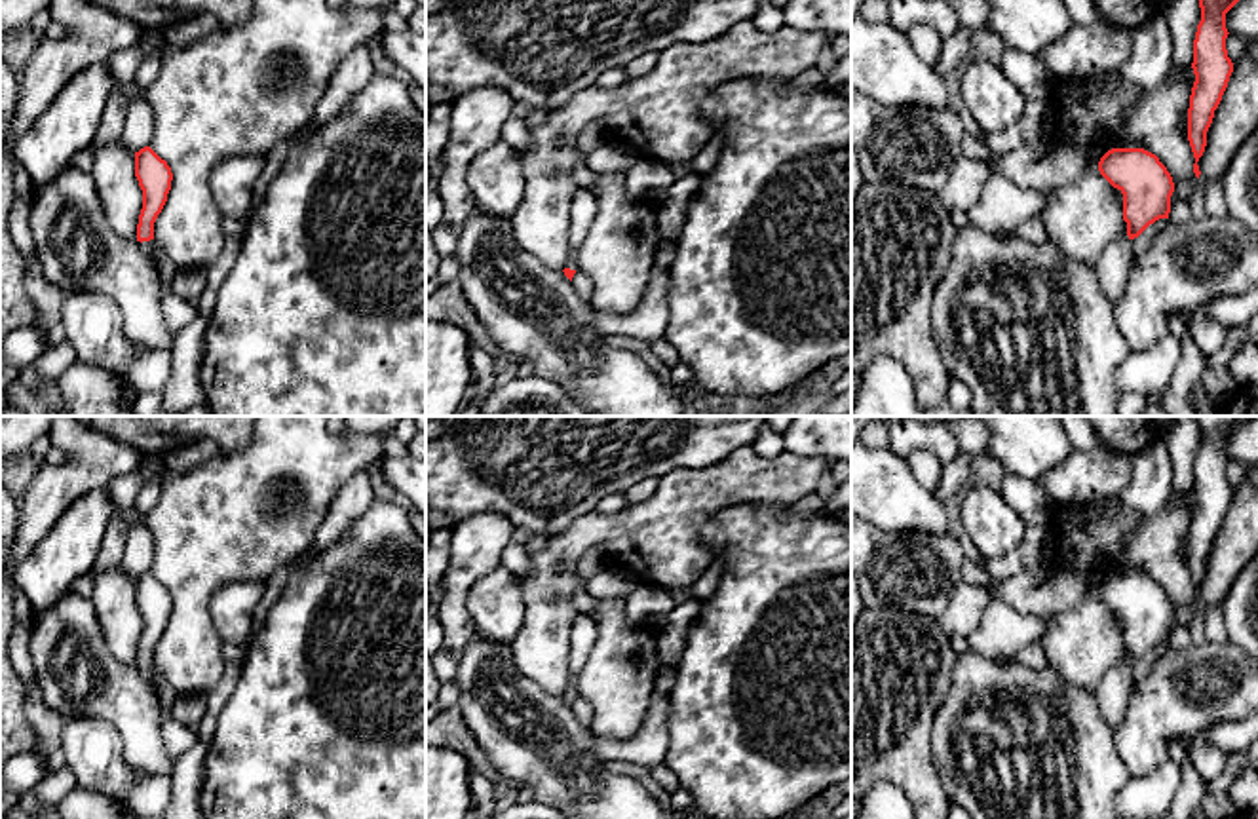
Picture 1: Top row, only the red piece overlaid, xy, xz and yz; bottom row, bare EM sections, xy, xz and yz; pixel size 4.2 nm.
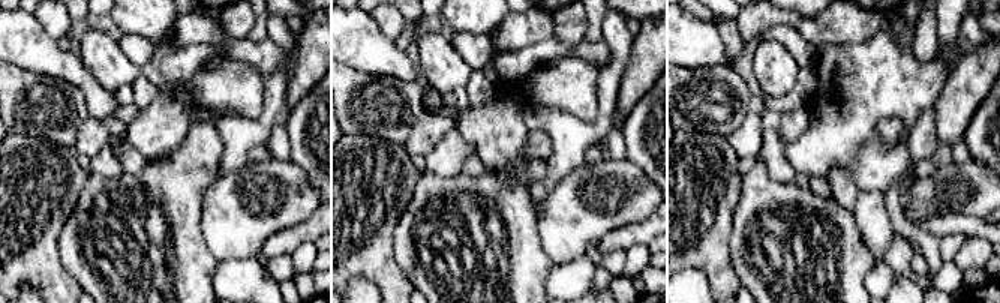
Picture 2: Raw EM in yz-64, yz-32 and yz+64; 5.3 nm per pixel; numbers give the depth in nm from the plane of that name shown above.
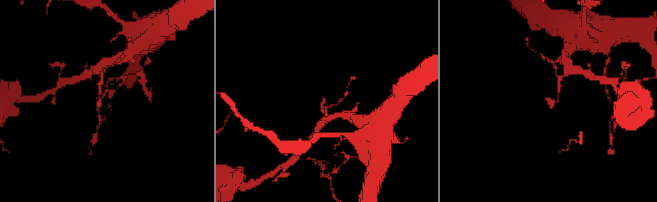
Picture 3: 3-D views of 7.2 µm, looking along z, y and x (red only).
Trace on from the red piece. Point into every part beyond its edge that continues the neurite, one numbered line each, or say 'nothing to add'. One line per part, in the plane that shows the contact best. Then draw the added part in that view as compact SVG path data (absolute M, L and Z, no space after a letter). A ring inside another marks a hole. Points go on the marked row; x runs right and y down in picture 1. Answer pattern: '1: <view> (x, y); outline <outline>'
1: xy (177, 312); outline M152 239L150 241L143 241L141 243L150 264L154 266L156 274L158 274L158 287L160 287L160 300L162 300L162 312L163 312L163 321L167 325L167 329L177 334L179 331L182 331L186 325L192 323L192 319L198 315L196 308L192 302L184 300L175 289L173 285L167 285L160 279L160 266L158 266L158 258L152 253Z

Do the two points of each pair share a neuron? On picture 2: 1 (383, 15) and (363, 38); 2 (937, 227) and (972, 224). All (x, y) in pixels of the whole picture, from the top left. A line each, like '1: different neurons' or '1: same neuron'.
1: different neurons
2: same neuron

